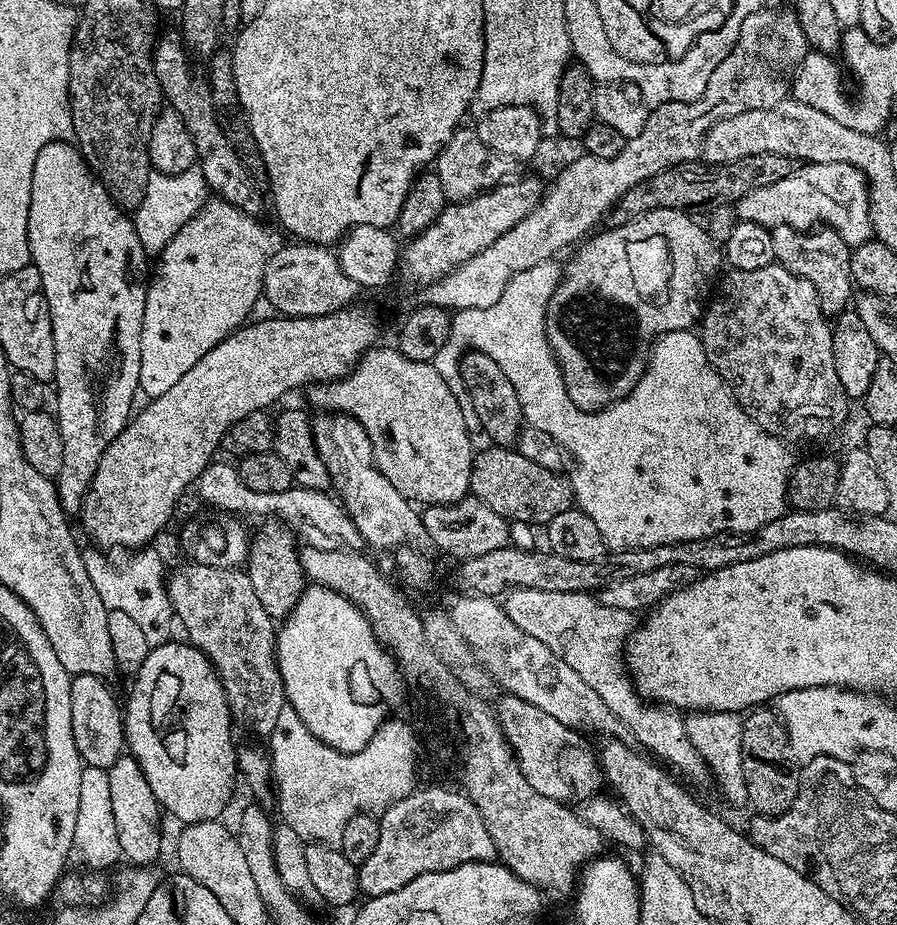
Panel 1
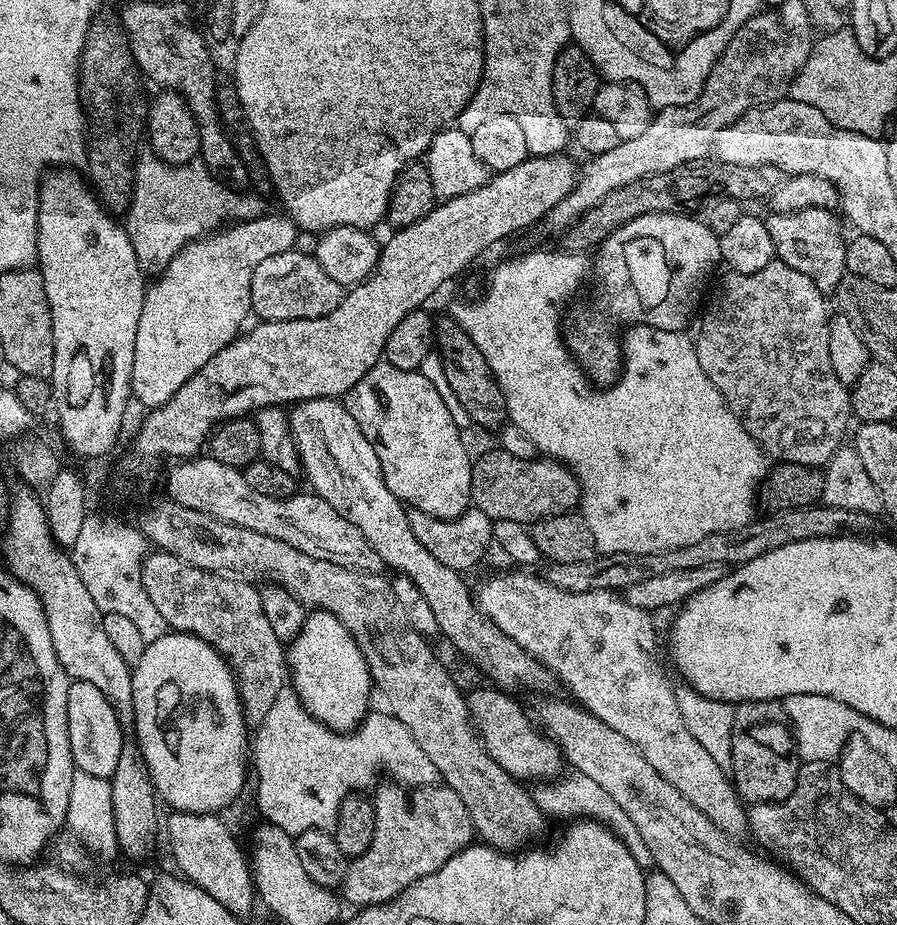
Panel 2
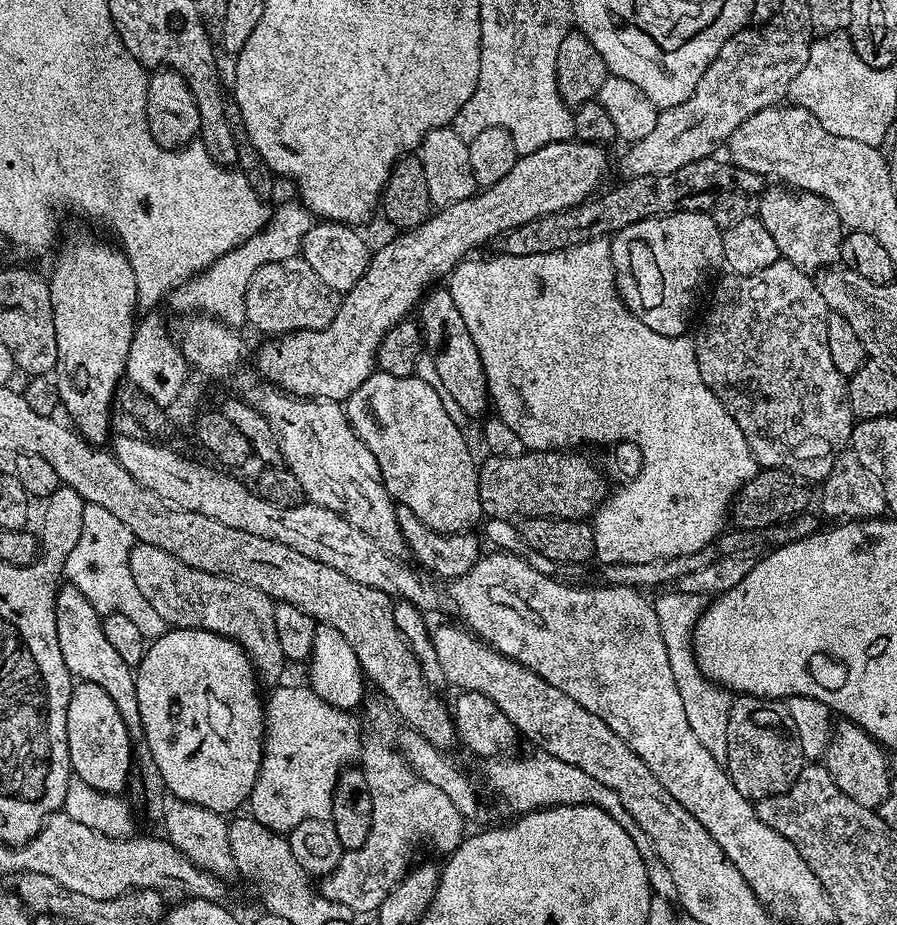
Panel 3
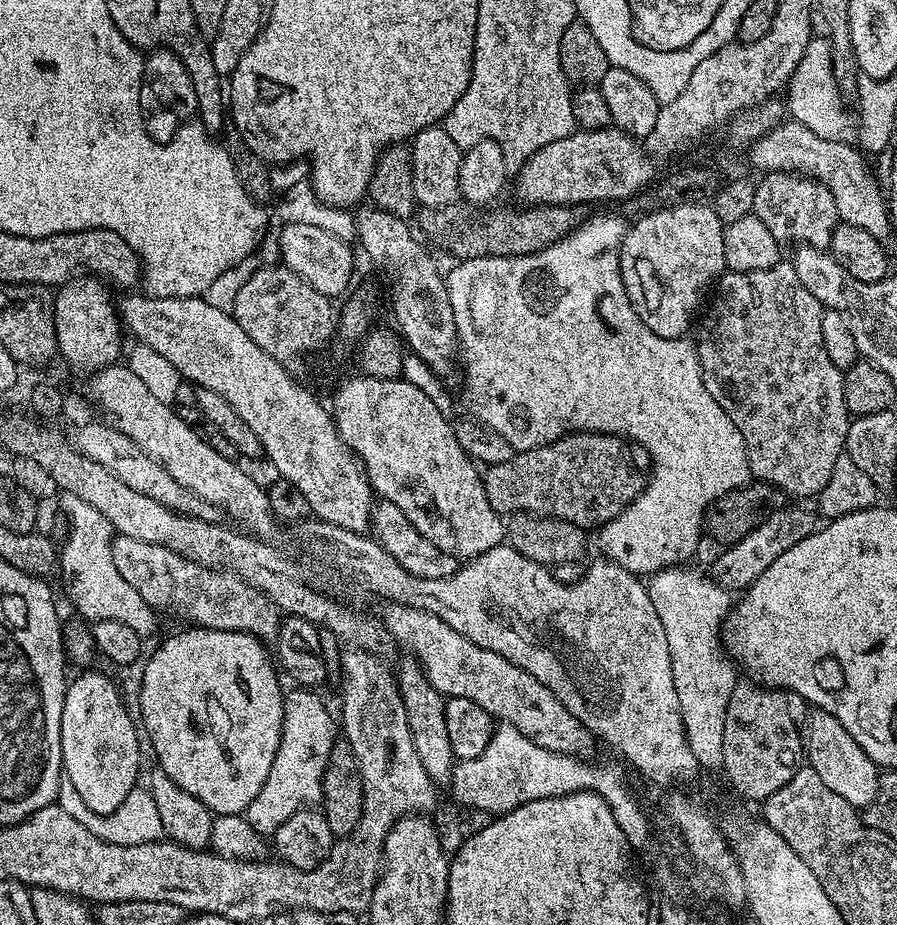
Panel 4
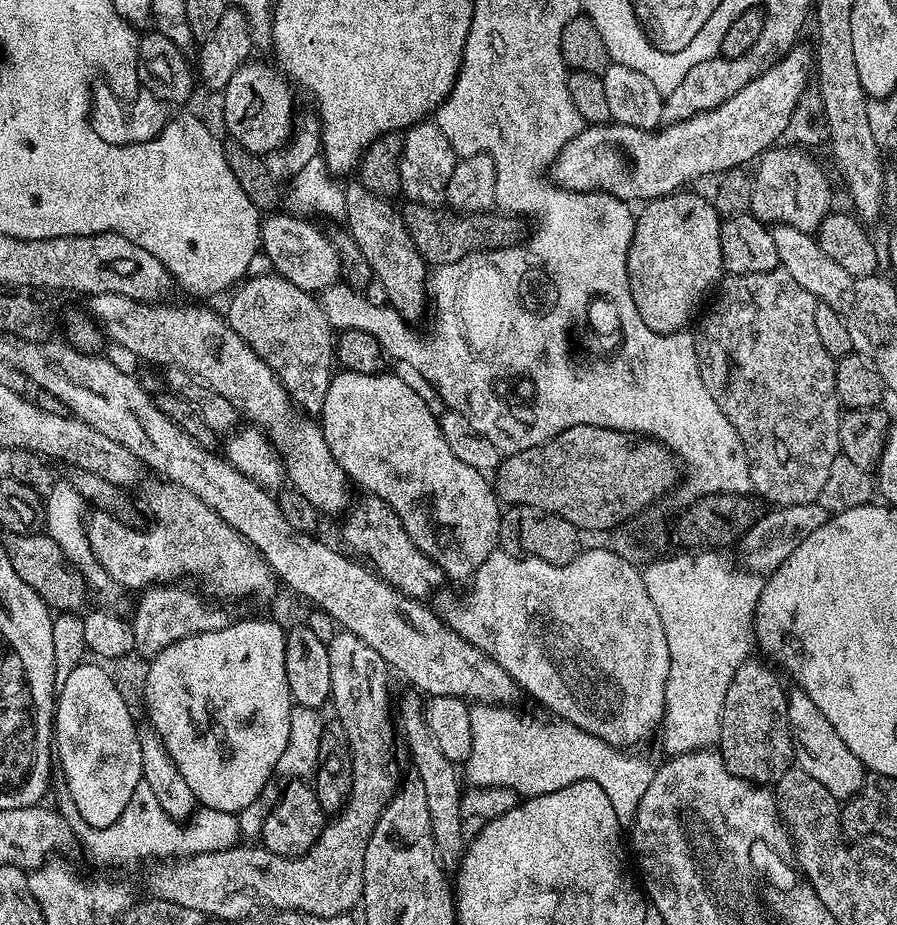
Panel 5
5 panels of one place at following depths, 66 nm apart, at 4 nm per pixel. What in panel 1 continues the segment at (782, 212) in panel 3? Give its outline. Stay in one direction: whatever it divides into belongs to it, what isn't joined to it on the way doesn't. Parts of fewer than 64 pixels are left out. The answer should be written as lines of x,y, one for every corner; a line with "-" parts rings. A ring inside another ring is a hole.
778,226
771,229
774,238
774,254
776,263
786,270
806,278
814,290
818,290
818,302
824,315
835,318
849,307
853,299
854,281
850,274
850,258
852,248
831,228
821,227
819,230
801,230
790,226

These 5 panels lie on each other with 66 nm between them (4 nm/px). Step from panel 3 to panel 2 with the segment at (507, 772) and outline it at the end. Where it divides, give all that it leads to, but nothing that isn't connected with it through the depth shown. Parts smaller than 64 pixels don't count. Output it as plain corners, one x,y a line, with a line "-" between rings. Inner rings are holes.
564,774
559,778
537,783
531,789
532,801
536,803
540,812
543,812
548,818
568,816
567,818
596,820
601,826
611,830
624,843
626,850
630,850
630,854
634,854
634,862
638,862
640,868
653,869
655,867
653,854
650,853
645,840
642,839
638,826
634,826
634,822
630,822
629,816
618,807
618,802
614,802
614,798
610,798
610,794
606,794
606,790
602,790
602,786
598,786
598,782
579,774
571,775

